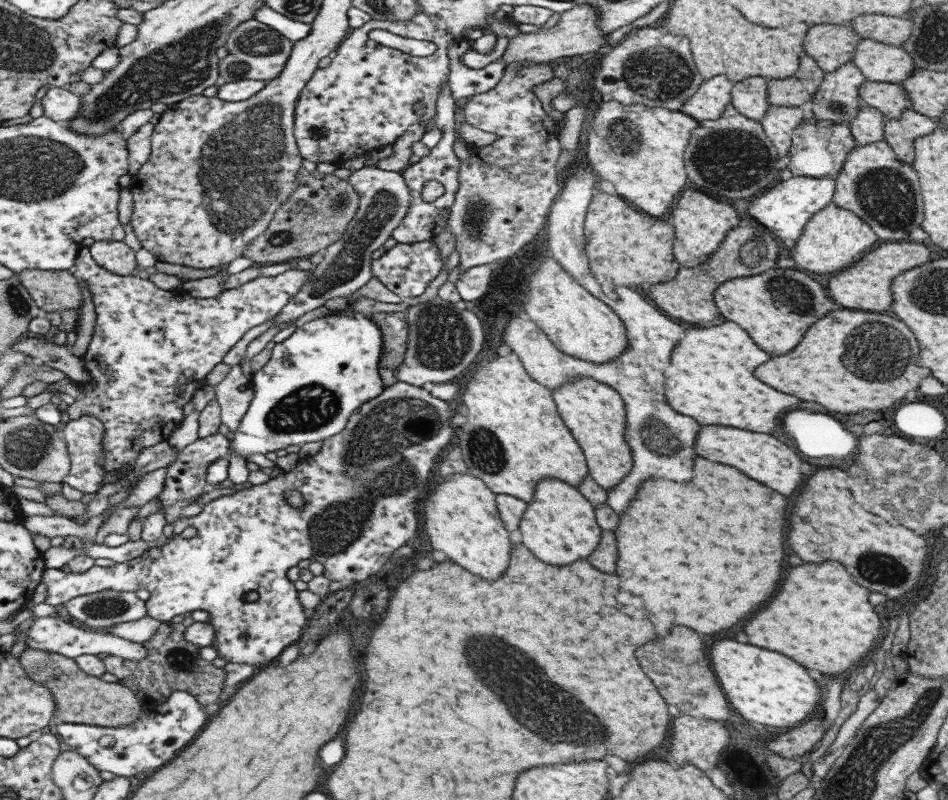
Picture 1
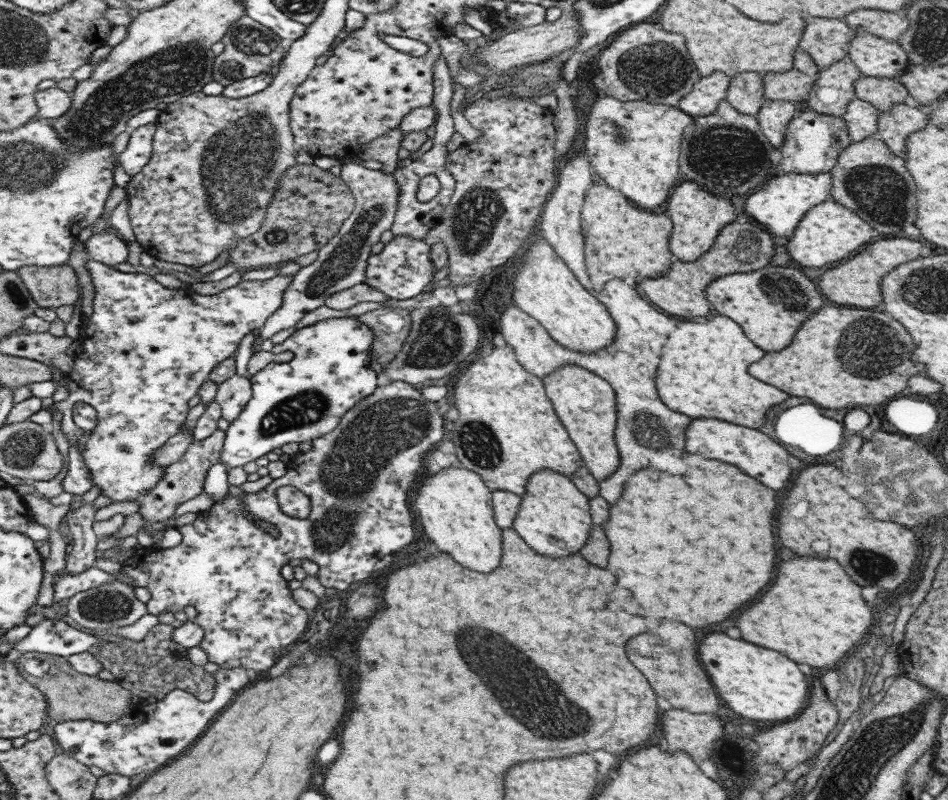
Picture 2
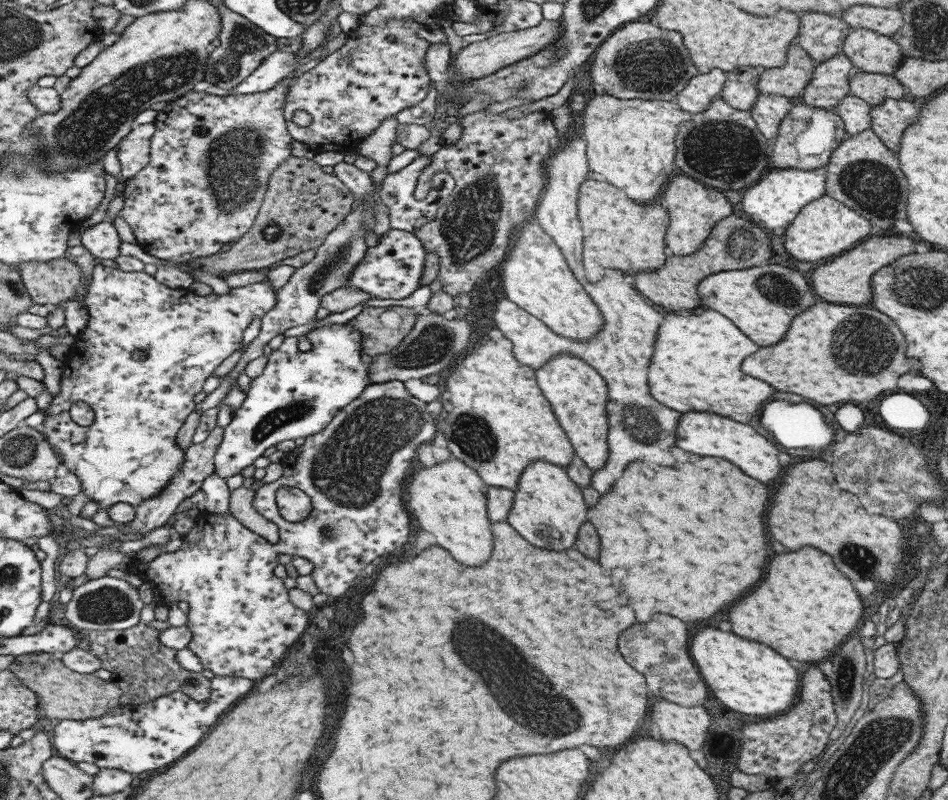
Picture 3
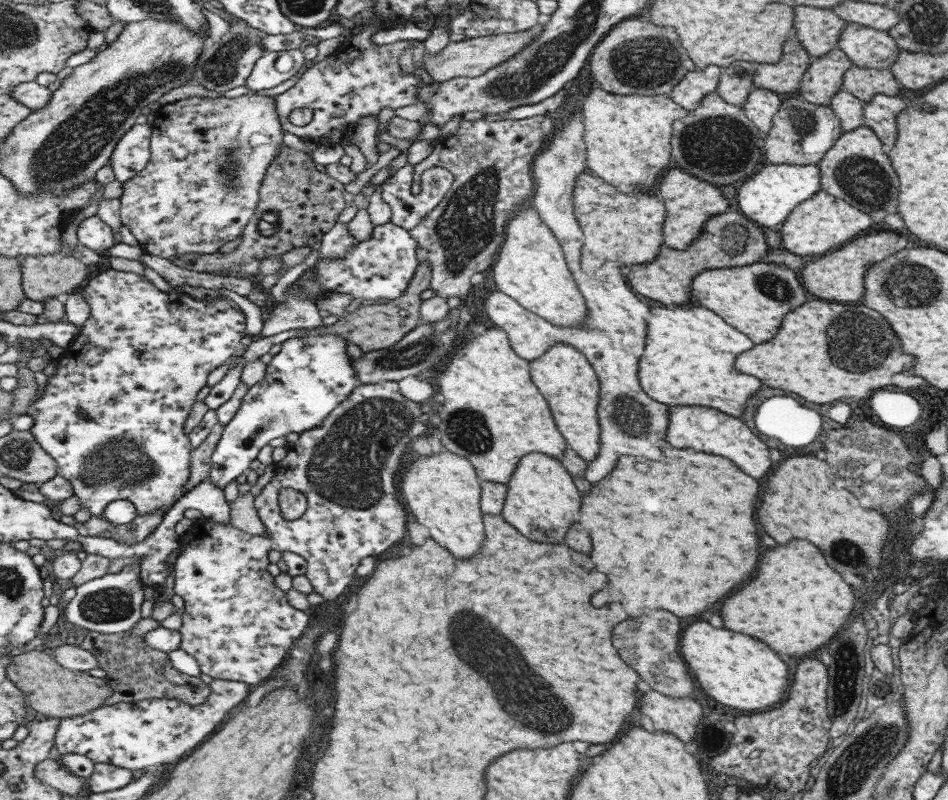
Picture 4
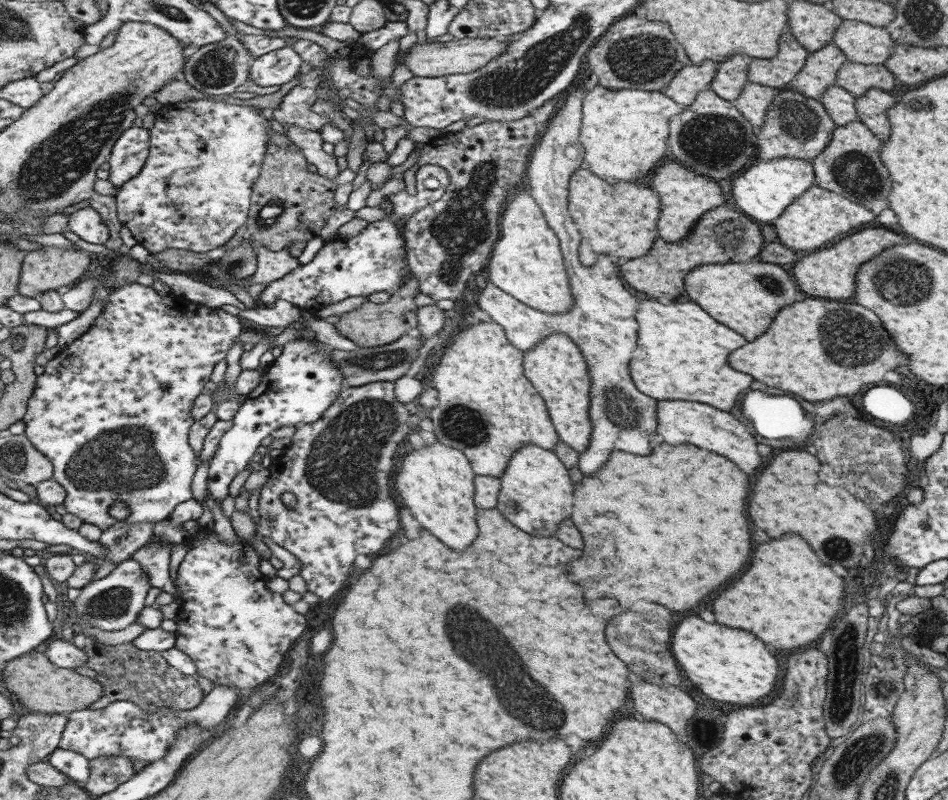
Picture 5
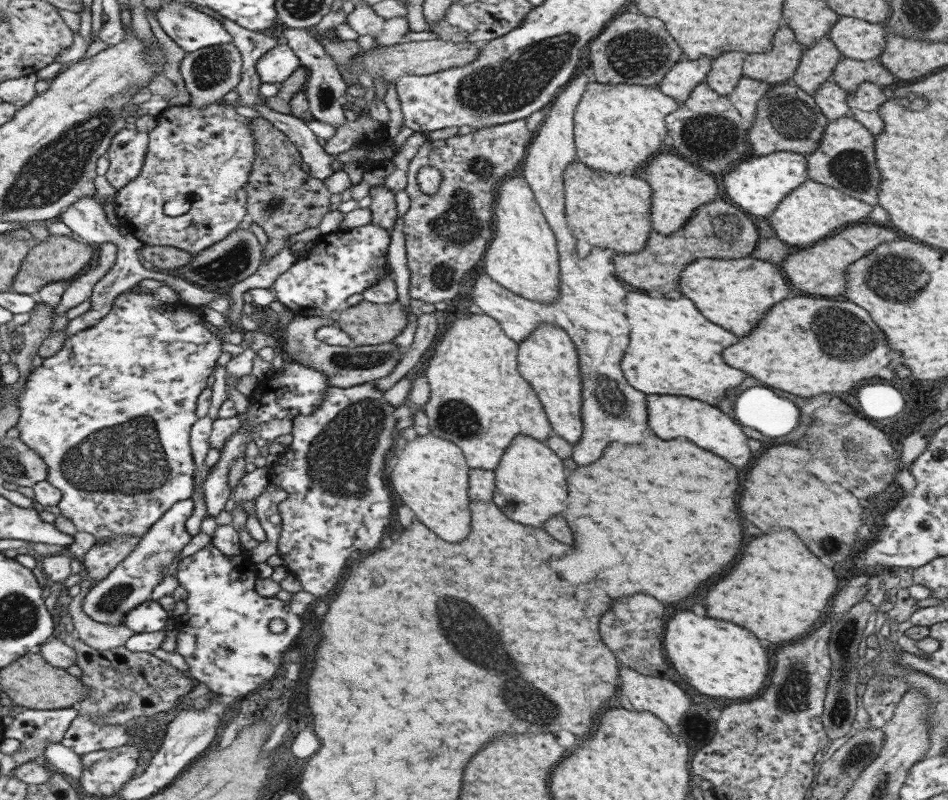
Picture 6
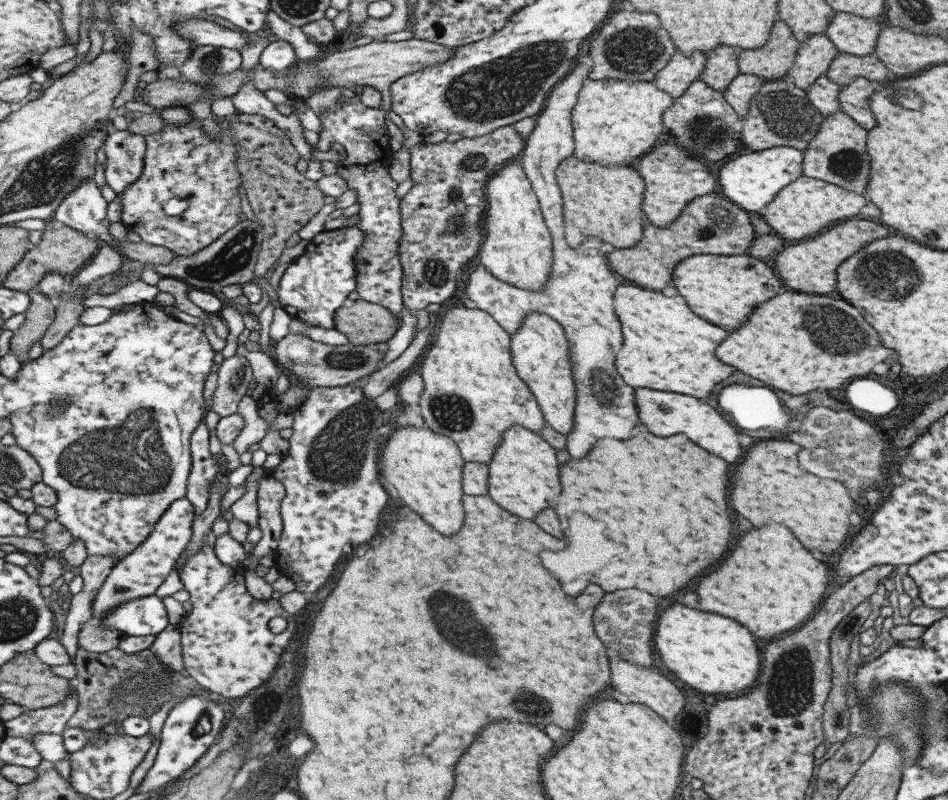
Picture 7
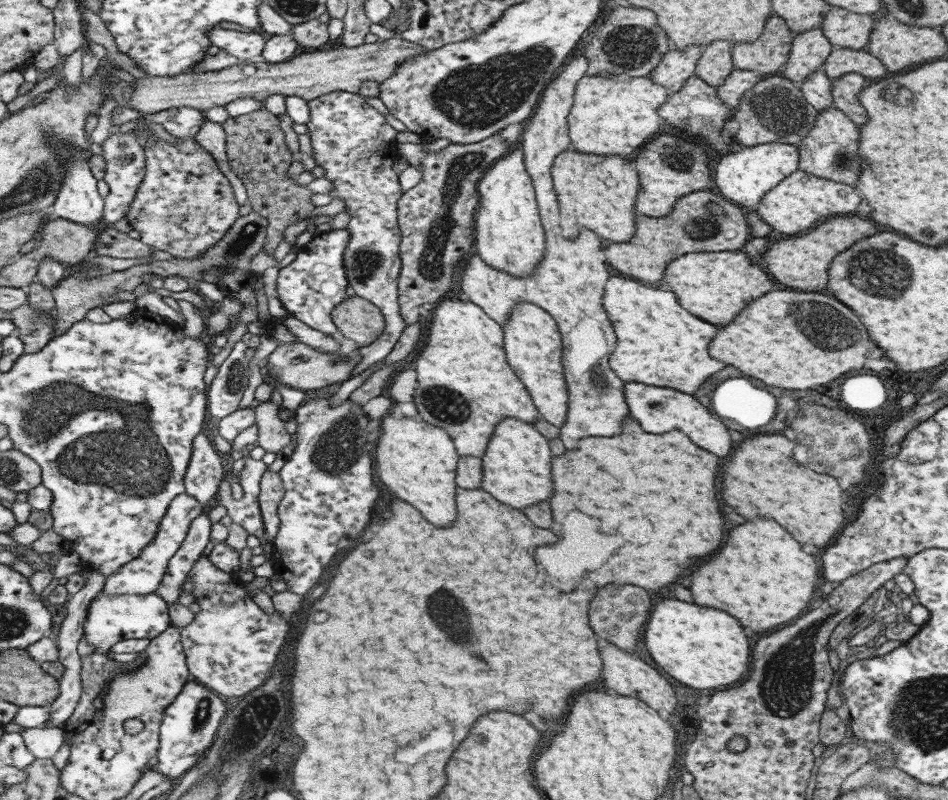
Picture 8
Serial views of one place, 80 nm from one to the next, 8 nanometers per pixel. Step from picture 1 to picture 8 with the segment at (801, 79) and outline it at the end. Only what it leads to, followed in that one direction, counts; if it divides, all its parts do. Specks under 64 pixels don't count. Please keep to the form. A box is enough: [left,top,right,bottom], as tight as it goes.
[730,12,794,77]

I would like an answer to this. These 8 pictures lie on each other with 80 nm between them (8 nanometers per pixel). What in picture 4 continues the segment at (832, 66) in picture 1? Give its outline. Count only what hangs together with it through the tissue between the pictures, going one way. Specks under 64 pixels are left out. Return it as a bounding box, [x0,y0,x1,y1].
[792,6,846,57]

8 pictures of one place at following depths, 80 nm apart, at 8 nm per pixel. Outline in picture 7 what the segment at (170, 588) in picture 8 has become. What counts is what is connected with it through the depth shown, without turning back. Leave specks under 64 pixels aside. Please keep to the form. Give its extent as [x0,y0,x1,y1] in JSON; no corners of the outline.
[176,486,223,573]

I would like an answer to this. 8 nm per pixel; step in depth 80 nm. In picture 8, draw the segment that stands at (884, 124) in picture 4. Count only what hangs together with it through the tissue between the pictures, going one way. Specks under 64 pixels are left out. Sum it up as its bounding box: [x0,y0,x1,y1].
[830,73,869,126]

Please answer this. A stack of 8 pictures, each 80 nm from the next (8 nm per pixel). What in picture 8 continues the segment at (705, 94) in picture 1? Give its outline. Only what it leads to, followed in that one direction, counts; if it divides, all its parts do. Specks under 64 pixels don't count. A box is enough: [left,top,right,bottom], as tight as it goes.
[650,45,702,94]

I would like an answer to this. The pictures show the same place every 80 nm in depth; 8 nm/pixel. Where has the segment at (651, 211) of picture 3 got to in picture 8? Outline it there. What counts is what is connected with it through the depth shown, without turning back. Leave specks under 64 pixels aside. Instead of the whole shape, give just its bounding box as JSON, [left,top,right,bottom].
[550,148,638,243]

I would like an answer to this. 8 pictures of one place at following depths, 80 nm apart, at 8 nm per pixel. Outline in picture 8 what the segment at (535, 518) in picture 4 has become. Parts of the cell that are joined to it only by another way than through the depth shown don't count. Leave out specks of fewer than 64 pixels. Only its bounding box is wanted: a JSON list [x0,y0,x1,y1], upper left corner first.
[480,417,551,510]

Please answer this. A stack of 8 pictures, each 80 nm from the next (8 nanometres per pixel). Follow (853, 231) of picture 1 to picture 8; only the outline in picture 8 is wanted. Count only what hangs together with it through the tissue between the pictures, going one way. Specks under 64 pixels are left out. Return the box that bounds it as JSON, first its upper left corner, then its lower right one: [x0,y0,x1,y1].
[754,169,861,235]

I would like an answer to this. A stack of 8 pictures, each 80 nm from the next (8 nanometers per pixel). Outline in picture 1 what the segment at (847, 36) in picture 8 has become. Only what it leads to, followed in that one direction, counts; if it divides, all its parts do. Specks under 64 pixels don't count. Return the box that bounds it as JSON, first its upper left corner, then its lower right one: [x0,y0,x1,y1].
[852,38,917,83]

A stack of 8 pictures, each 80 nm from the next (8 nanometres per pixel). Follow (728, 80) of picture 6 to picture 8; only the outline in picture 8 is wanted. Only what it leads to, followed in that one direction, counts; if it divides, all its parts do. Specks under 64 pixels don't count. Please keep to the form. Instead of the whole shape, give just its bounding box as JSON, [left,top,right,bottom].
[694,40,734,88]

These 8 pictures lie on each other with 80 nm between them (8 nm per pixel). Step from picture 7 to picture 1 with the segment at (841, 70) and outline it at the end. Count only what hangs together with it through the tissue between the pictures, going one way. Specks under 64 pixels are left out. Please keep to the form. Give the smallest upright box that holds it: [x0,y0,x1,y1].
[858,80,912,119]

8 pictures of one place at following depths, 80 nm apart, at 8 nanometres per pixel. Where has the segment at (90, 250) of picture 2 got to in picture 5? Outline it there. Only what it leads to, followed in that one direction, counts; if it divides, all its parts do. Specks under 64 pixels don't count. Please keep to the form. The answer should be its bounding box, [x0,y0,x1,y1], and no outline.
[68,204,112,244]

